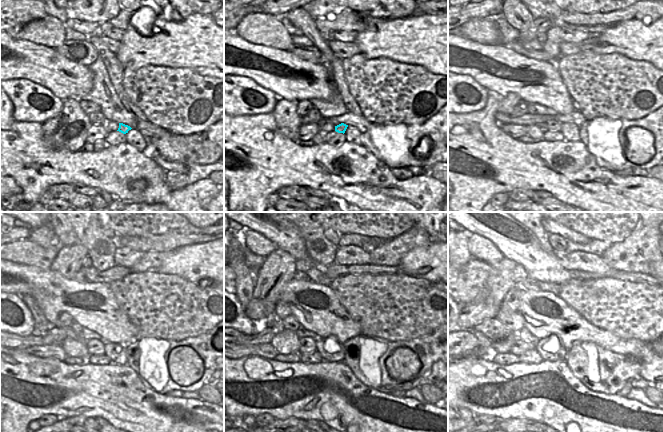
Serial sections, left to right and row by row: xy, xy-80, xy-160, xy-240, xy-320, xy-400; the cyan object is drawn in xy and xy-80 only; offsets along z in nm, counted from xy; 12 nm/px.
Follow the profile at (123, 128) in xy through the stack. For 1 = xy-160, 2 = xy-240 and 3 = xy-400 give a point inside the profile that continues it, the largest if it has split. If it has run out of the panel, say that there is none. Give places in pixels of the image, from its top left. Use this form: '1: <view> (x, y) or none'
1: xy-160 (551, 125)
2: xy-240 (95, 346)
3: xy-400 (520, 346)

